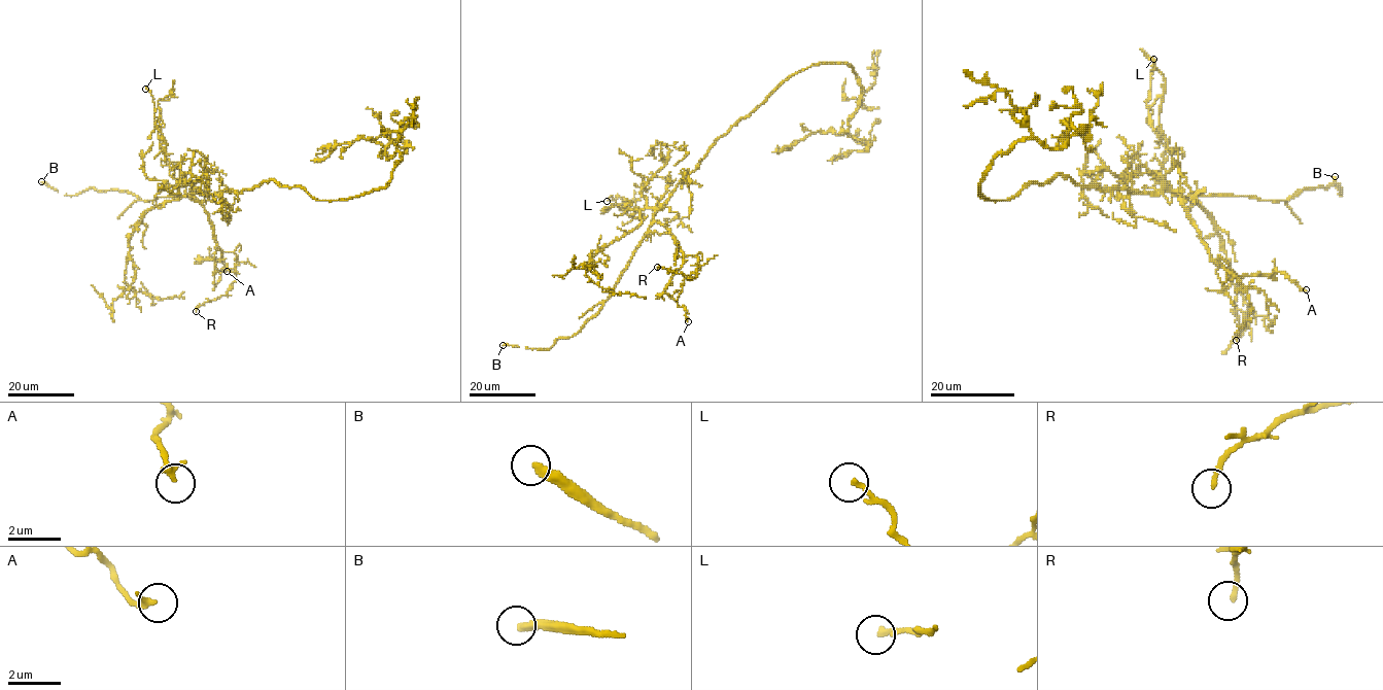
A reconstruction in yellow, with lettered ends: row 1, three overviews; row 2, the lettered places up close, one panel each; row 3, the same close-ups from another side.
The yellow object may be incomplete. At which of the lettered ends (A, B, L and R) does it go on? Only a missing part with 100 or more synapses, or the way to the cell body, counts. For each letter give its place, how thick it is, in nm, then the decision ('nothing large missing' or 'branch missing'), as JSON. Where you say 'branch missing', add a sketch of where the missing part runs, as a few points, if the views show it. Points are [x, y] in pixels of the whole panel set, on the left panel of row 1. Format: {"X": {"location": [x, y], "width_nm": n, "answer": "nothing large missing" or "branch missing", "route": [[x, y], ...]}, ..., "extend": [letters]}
{"A": {"location": [227, 271], "width_nm": 280, "answer": "nothing large missing"}, "B": {"location": [41, 181], "width_nm": 320, "answer": "branch missing", "route": [[41, 181], [31, 167], [13, 167]]}, "L": {"location": [145, 89], "width_nm": 190, "answer": "nothing large missing"}, "R": {"location": [196, 311], "width_nm": 180, "answer": "nothing large missing"}, "extend": ["B"]}

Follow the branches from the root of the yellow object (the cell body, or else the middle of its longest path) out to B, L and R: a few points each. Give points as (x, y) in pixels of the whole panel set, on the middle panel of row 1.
B: (726, 133), (654, 214), (649, 231), (610, 297), (576, 334), (559, 337), (549, 349), (503, 345)
L: (726, 133), (659, 208), (637, 210), (629, 215), (623, 210), (625, 199), (615, 196), (607, 201)
R: (726, 133), (654, 215), (685, 255), (697, 257), (697, 275), (691, 278), (657, 267)

